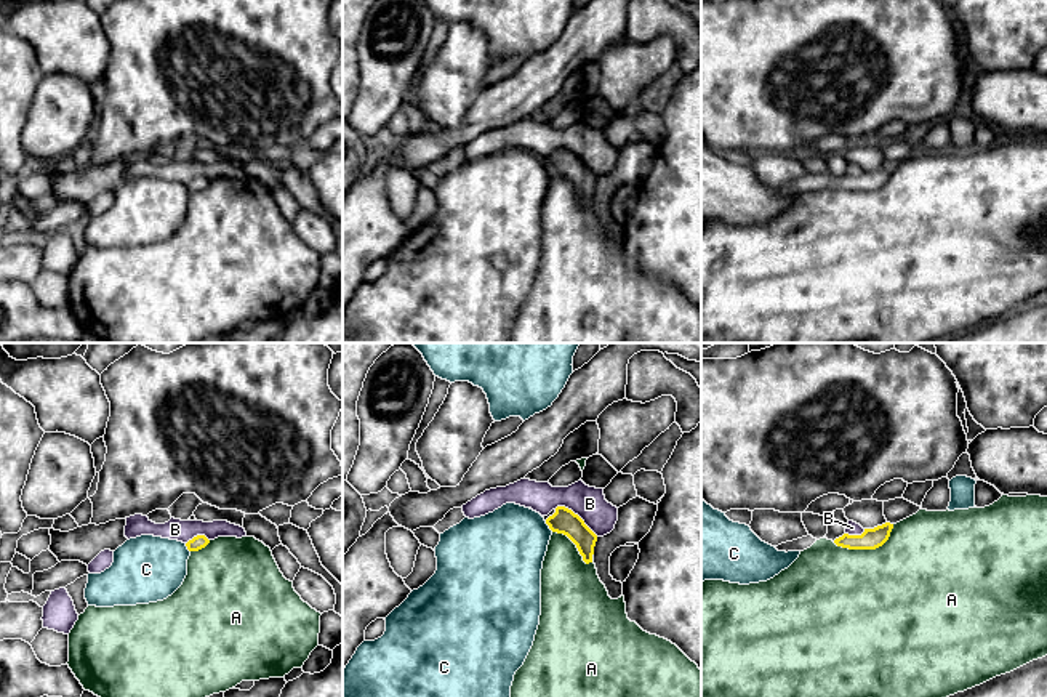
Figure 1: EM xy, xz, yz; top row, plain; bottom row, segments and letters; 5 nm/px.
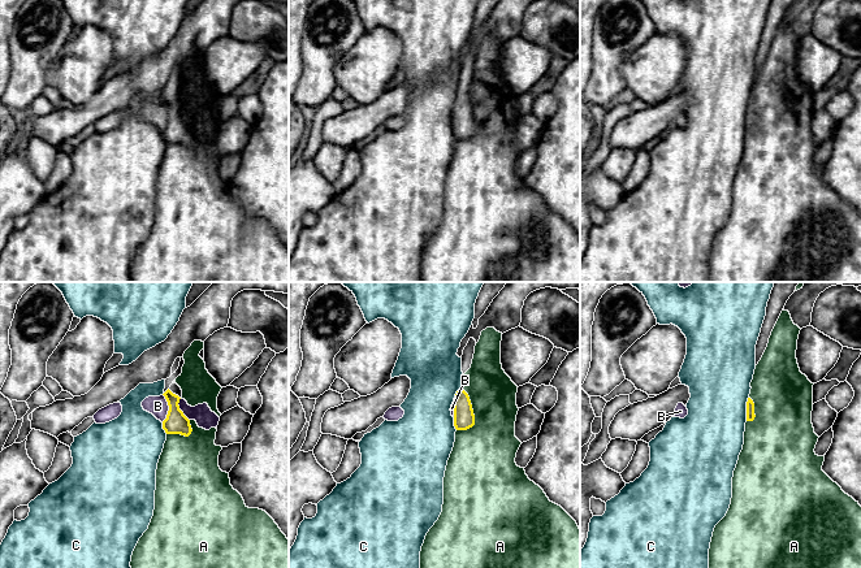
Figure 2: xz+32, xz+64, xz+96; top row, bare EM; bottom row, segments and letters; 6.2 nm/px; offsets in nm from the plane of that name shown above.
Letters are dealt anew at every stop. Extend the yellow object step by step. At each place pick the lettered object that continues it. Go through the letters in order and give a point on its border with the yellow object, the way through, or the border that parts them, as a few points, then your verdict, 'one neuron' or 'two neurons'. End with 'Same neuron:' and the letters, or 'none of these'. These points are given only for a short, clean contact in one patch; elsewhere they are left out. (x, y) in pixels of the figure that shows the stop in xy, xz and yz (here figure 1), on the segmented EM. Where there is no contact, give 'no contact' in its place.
A: yz (866, 548) | two neurons
B: xz (577, 515) | along xz (554, 508), (570, 508), (597, 535) | two neurons
C: xz (548, 524) | two neurons
Same neuron: none of these

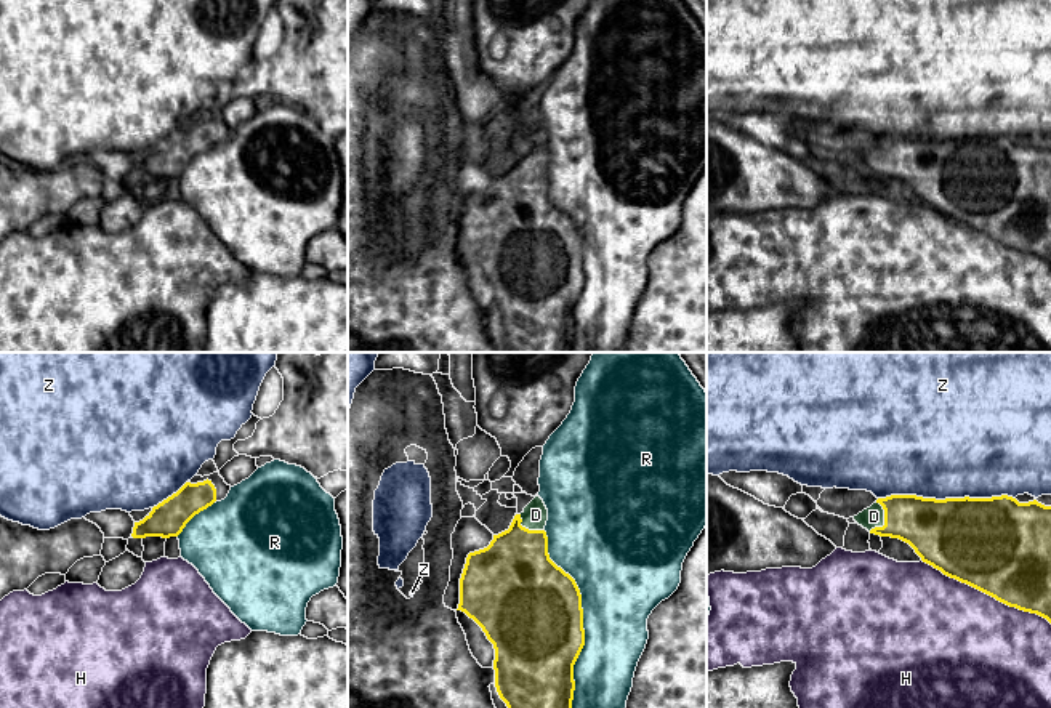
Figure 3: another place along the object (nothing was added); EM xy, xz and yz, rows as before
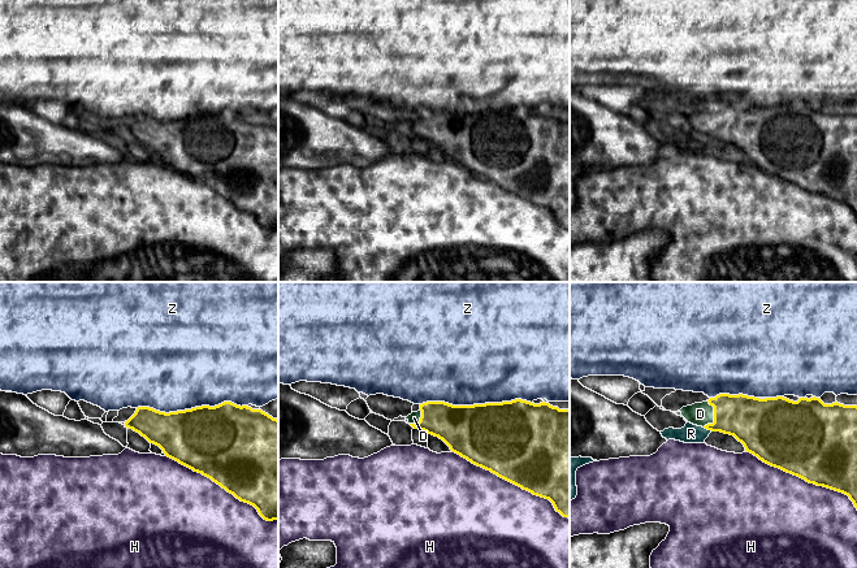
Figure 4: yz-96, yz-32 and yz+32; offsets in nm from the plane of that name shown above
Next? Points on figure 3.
D: yz (885, 521) | across yz (933, 527), (918, 521), (885, 521), (873, 516) | one neuron
H: yz (986, 593) | two neurons
R: xz (582, 619) | two neurons
Z: yz (946, 498) | two neurons
Same neuron: D

